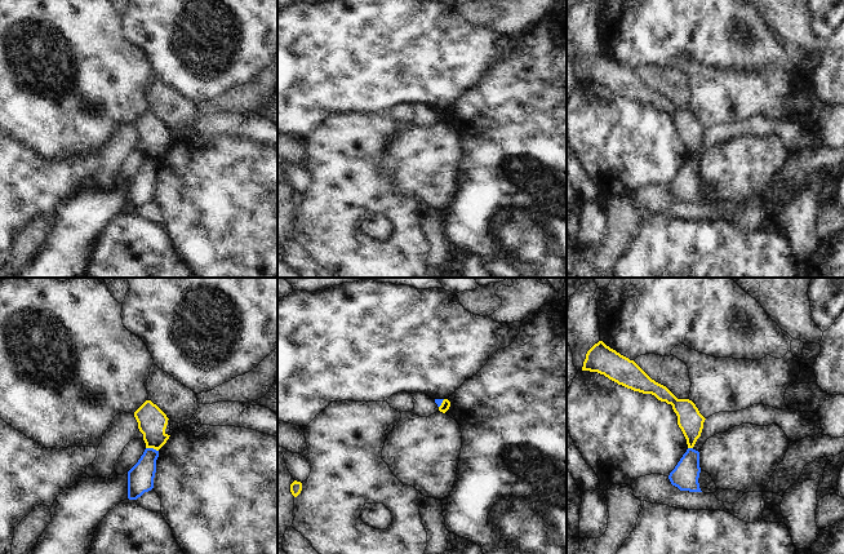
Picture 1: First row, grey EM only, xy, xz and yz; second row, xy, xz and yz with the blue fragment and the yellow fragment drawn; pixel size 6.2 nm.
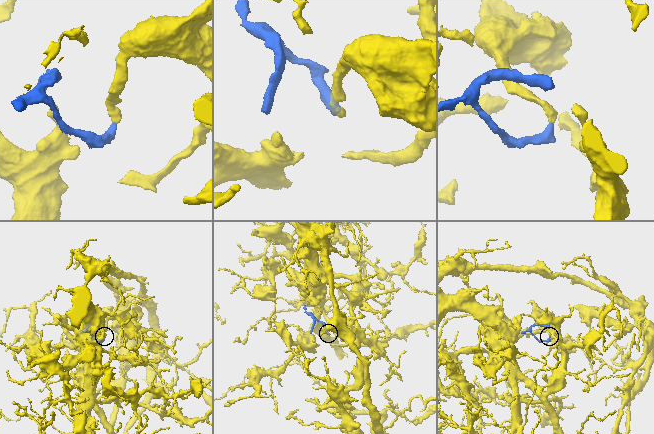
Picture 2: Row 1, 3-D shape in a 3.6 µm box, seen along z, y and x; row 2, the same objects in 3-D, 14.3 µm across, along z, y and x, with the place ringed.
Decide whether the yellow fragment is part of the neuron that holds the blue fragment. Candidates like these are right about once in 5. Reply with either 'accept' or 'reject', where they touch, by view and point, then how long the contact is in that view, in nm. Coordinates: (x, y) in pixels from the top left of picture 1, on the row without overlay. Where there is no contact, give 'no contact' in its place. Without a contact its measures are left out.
reject; meets blue in xy at (152, 159); contact 80 nm long

